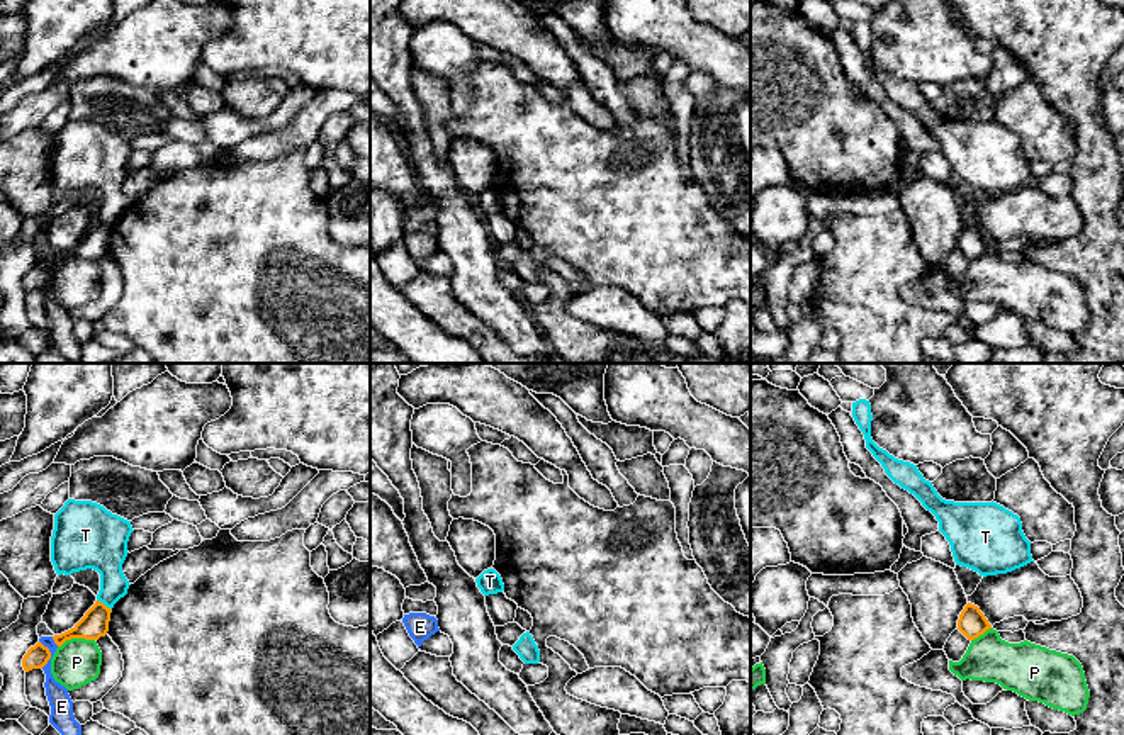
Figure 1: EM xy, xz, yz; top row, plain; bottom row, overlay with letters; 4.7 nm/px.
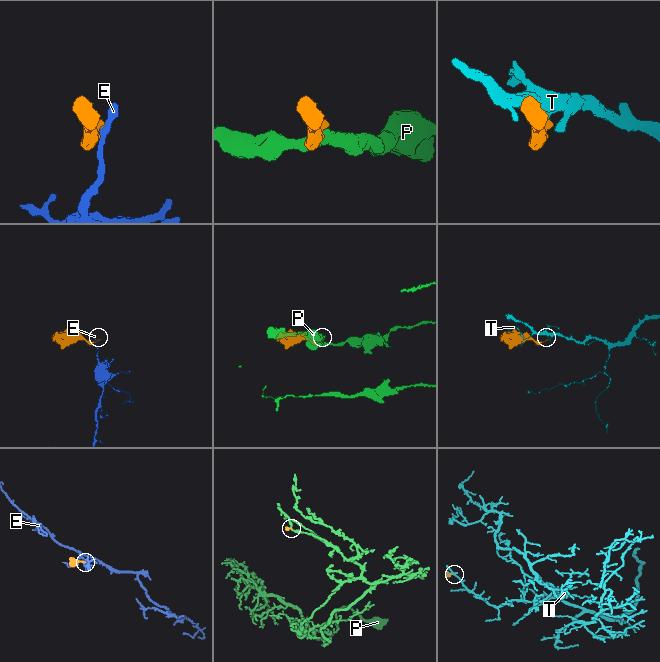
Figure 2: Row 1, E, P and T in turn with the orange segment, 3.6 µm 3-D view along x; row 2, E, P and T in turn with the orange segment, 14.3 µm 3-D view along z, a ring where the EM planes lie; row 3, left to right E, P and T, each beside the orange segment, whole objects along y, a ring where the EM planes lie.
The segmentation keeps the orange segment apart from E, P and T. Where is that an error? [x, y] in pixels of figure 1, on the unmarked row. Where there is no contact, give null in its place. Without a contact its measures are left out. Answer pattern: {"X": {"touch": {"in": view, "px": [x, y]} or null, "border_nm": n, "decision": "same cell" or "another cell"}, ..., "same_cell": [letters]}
{"E": {"touch": {"in": "xy", "px": [50, 274]}, "border_nm": 140, "decision": "another cell"}, "P": {"touch": {"in": "xy", "px": [75, 257]}, "border_nm": 180, "decision": "another cell"}, "T": {"touch": {"in": "xy", "px": [102, 223]}, "border_nm": 90, "decision": "another cell"}, "same_cell": []}

